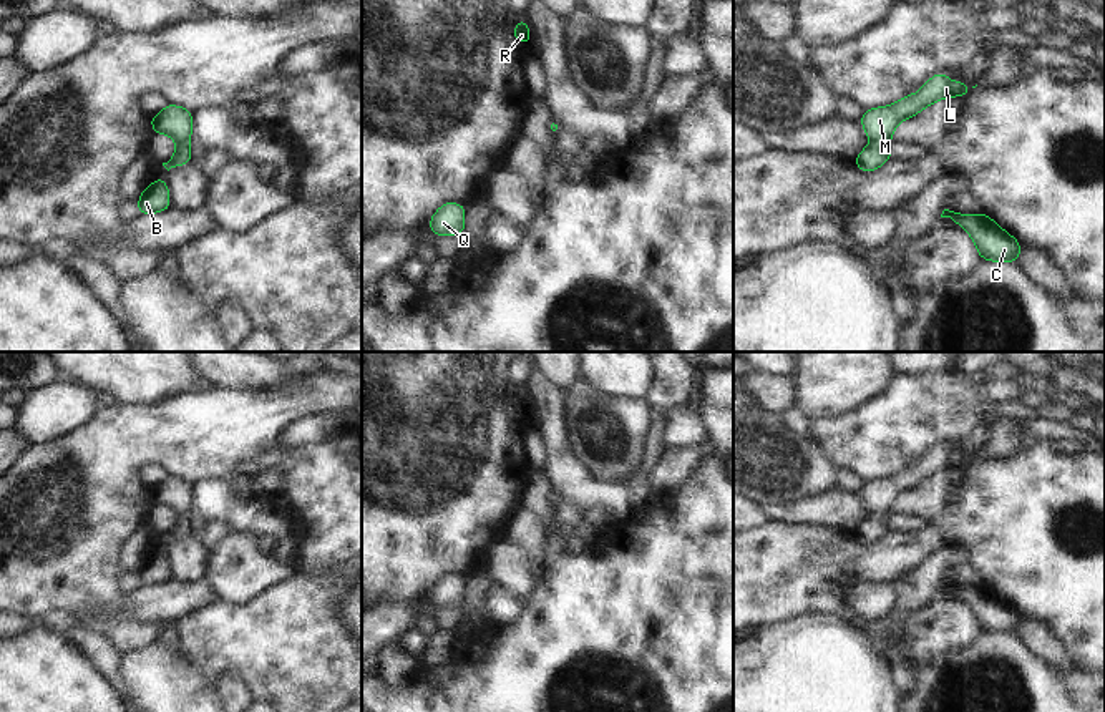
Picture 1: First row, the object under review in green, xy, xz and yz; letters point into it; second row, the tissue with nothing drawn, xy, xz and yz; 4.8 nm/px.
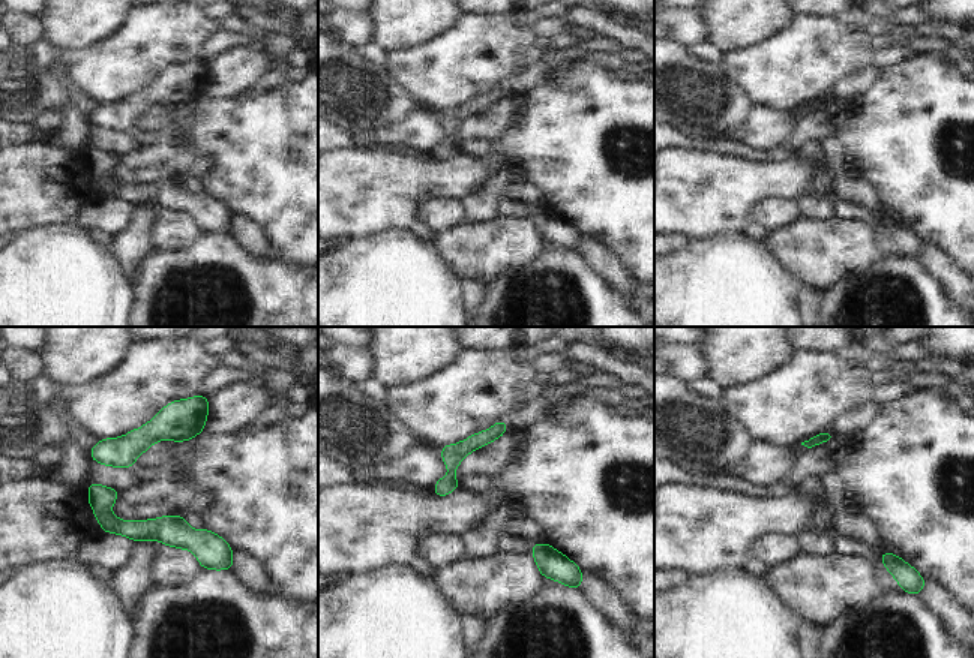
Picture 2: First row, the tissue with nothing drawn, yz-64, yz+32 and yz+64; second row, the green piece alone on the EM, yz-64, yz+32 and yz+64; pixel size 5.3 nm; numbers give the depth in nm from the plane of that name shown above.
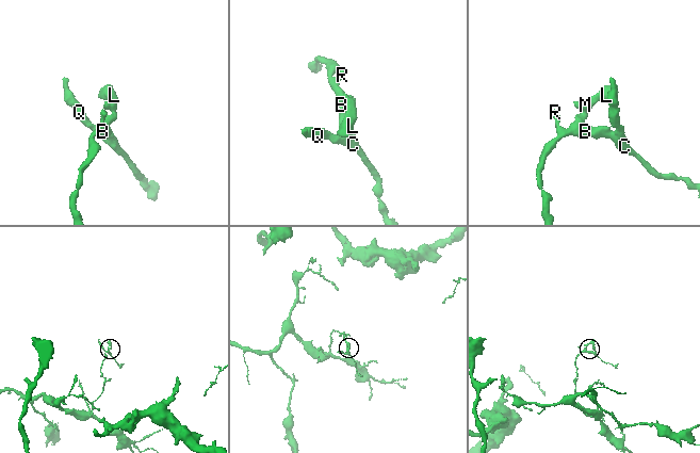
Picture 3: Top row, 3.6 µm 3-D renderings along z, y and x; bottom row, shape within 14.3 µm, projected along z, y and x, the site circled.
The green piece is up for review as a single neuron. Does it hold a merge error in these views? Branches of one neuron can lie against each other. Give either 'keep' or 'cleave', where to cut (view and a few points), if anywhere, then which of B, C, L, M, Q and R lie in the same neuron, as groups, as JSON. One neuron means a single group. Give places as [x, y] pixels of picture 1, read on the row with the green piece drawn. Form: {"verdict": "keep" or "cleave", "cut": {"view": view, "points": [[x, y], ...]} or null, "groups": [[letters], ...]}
{"verdict": "keep", "cut": null, "groups": [["B", "C", "L", "M", "Q", "R"]]}

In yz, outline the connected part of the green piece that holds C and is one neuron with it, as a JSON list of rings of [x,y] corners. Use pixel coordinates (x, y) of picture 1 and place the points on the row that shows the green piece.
[[[944,209],[941,217],[949,217],[956,221],[962,229],[966,229],[974,242],[977,244],[977,252],[981,259],[1012,262],[1020,256],[1020,244],[1004,229],[1000,229],[991,217],[984,212],[964,216]]]

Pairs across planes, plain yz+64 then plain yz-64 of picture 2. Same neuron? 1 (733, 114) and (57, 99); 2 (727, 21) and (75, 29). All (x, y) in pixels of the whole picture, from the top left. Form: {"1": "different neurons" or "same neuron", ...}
{"1": "same neuron", "2": "same neuron"}

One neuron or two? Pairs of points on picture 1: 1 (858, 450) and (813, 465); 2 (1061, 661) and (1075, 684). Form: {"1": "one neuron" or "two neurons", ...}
{"1": "two neurons", "2": "two neurons"}

